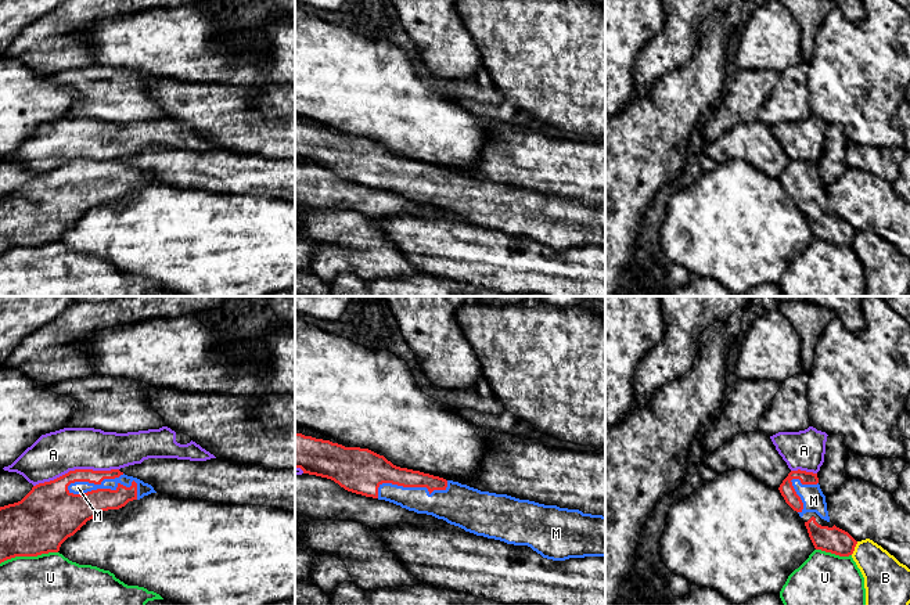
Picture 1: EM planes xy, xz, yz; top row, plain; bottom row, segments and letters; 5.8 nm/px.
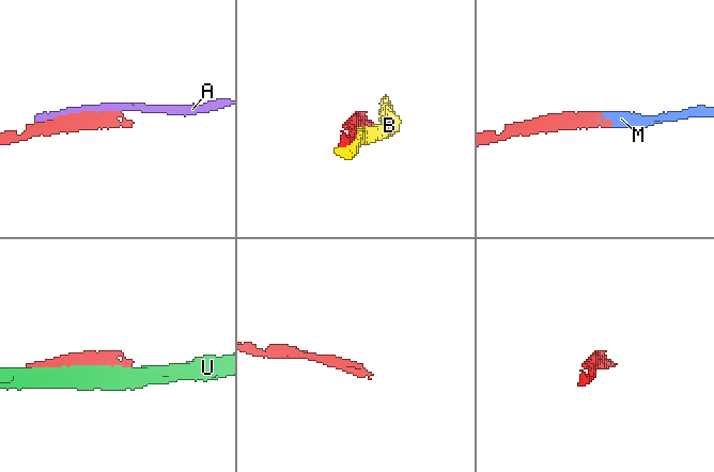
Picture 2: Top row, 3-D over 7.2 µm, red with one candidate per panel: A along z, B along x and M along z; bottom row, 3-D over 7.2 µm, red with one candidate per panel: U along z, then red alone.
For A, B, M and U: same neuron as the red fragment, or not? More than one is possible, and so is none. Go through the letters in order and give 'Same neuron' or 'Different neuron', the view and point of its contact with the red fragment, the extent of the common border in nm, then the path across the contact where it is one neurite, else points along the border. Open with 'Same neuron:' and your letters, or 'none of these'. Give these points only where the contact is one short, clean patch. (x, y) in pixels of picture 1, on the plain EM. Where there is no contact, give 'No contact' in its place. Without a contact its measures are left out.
Same neuron: M
A: Different neuron. Touches red at xy (75, 159). Shared border 500 nm
B: Different neuron. Touches red at yz (853, 238). Shared border 90 nm
M: Same neuron. Touches red at xy (110, 179). Shared border 420 nm
U: Different neuron. Touches red at xy (28, 245). Shared border 340 nm

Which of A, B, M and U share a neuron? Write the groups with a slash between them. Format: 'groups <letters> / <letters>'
groups A / B / M / U

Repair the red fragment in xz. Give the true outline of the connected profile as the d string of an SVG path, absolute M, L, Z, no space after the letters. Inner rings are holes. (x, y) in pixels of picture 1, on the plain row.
M295 123L295 158L301 158L303 163L331 169L348 181L385 190L417 204L432 205L476 226L528 235L547 249L605 246L603 205L481 181L458 172L396 156L368 138L345 137L302 123Z

